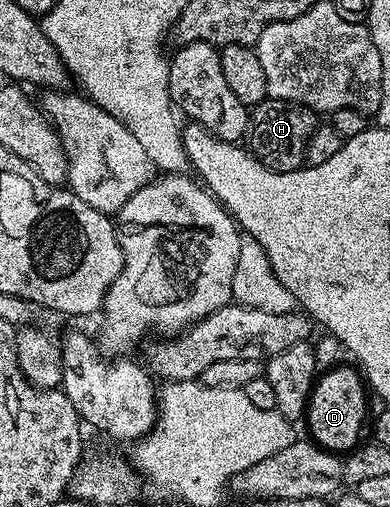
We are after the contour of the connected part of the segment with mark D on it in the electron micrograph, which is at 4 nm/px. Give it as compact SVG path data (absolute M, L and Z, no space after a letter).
M356 367L333 368L318 375L313 392L309 395L307 421L313 443L321 445L327 452L348 454L358 447L362 439L361 427L365 424L365 392L367 384Z

